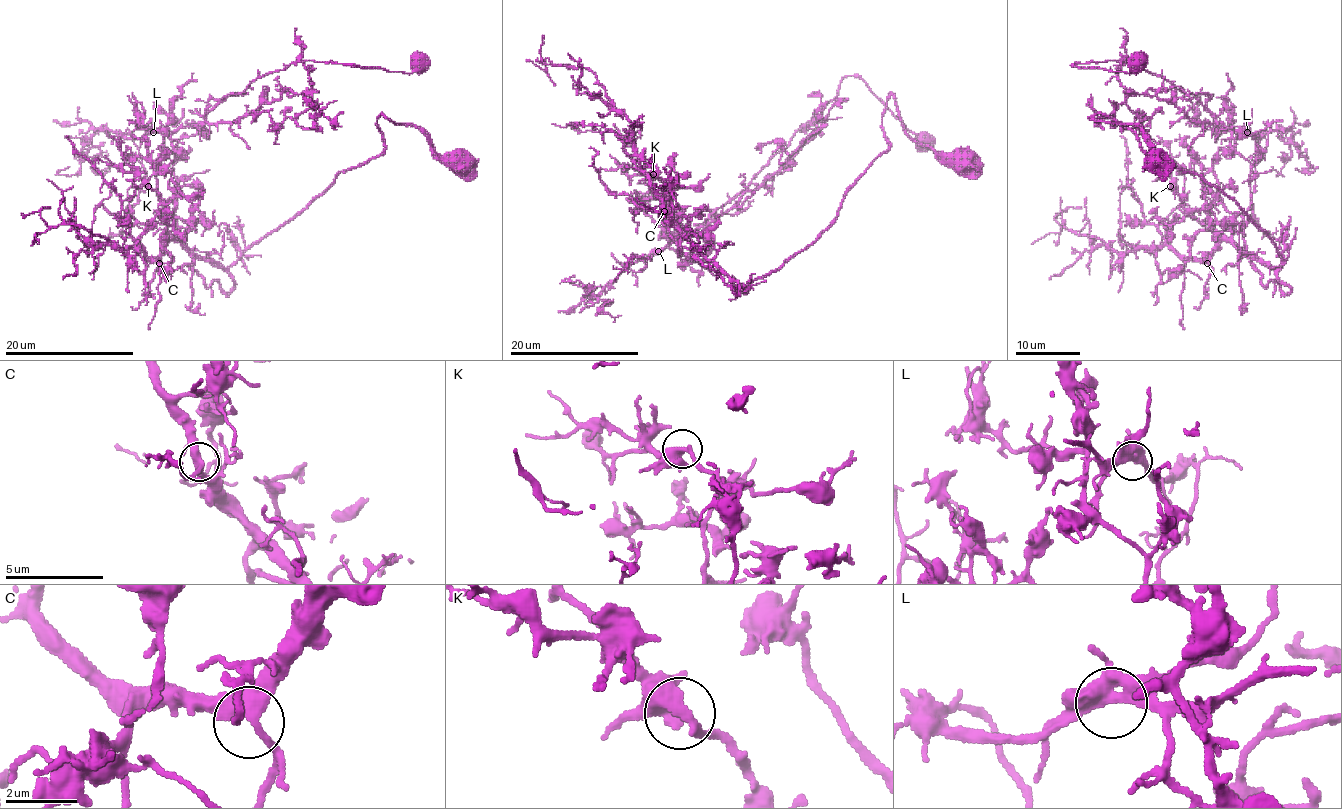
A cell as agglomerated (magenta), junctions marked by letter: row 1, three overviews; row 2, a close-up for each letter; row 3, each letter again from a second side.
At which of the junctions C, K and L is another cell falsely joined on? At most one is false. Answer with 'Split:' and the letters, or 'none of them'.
Split: L

